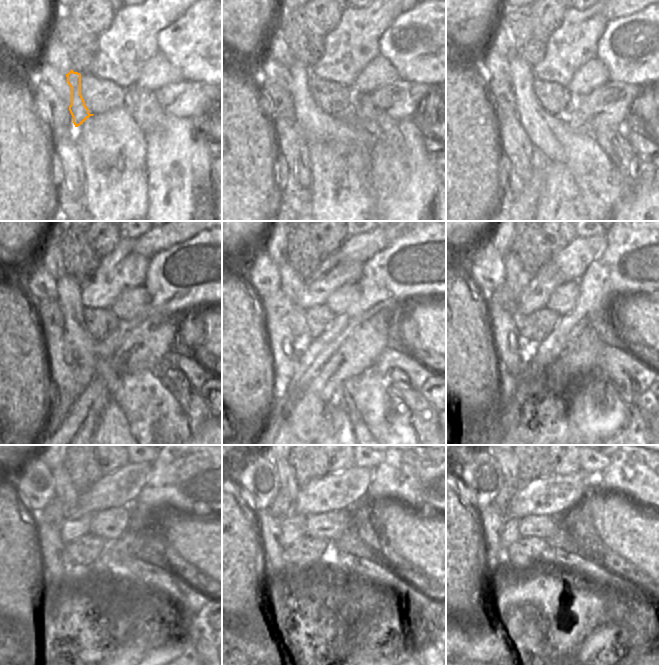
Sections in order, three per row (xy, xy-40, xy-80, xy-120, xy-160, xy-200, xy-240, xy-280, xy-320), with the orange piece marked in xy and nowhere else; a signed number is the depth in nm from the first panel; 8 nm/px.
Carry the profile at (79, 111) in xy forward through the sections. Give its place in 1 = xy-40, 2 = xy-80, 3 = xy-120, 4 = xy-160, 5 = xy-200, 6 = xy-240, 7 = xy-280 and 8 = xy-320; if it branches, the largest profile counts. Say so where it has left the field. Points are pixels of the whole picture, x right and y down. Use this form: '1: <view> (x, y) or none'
1: xy-40 (317, 126)
2: xy-80 (600, 182)
3: xy-120 (157, 421)
4: xy-160 (382, 423)
5: xy-200 (598, 409)
6: xy-240 (168, 640)
7: xy-280 (411, 648)
8: xy-320 (509, 465)

